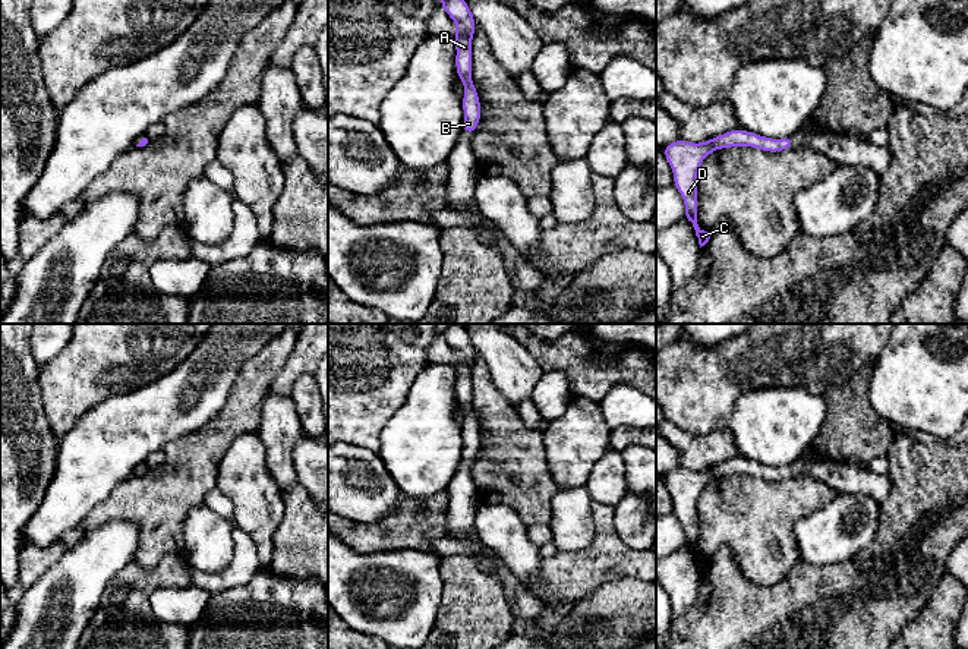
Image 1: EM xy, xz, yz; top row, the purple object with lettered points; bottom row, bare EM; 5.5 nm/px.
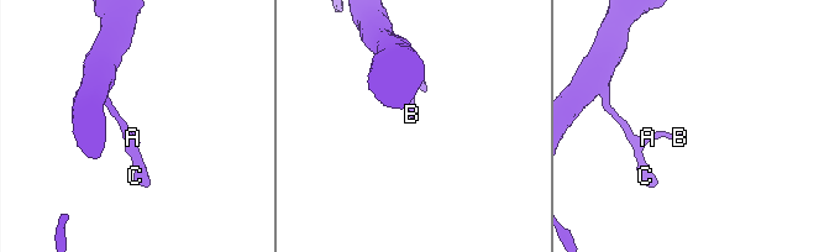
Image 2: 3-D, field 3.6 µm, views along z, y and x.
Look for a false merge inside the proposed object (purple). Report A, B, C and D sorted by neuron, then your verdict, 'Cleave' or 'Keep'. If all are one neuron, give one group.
Groups: A B C D. Keep

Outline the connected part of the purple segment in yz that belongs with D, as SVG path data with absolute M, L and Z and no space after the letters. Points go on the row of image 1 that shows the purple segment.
M734 129L706 142L690 144L684 139L671 142L663 154L674 171L674 186L685 204L685 220L693 224L700 248L710 239L710 231L697 224L697 171L703 160L713 151L732 147L753 147L767 152L779 152L794 147L791 136L772 139L742 129Z

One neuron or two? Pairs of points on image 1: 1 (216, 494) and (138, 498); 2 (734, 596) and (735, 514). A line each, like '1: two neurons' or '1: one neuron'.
1: two neurons
2: two neurons

